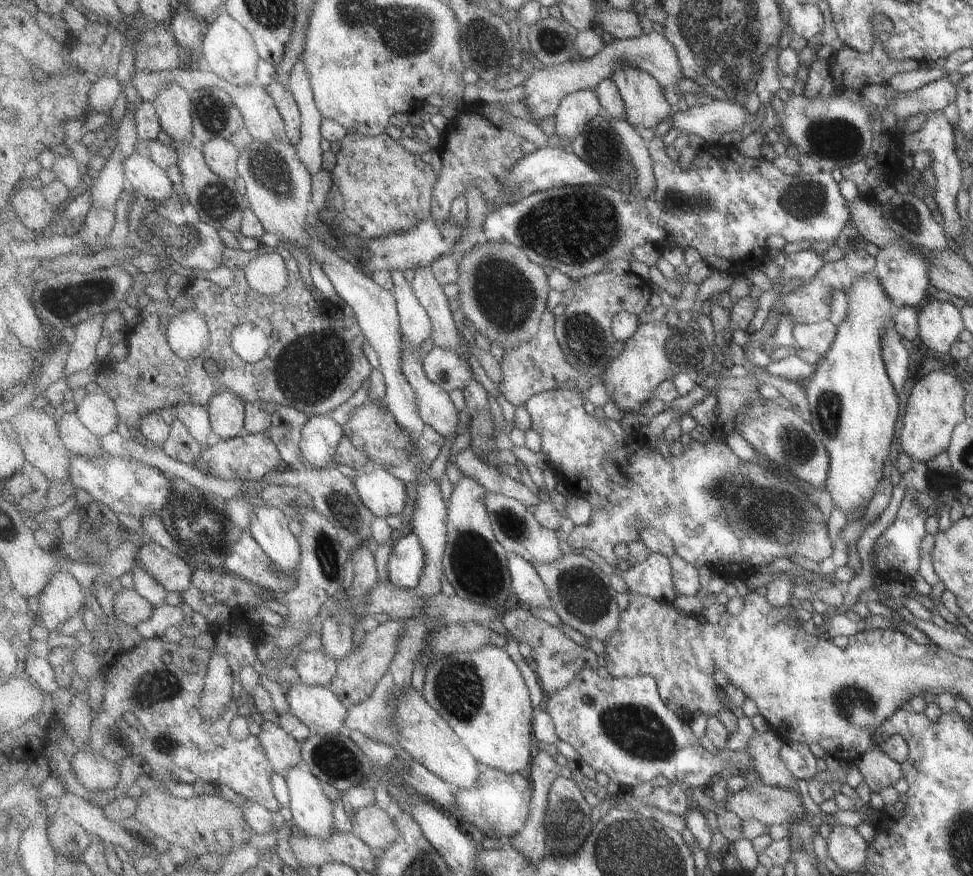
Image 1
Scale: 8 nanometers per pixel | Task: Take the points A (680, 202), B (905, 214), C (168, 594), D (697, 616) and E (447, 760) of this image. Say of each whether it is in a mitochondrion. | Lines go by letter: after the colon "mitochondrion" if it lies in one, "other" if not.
A: mitochondrion
B: mitochondrion
C: other
D: other
E: other

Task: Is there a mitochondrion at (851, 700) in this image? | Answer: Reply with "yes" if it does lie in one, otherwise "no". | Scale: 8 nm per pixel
yes

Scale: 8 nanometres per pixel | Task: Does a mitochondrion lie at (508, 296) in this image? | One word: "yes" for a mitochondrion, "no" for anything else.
yes

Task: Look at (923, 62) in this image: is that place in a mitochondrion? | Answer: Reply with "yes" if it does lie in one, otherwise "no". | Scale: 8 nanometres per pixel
no

